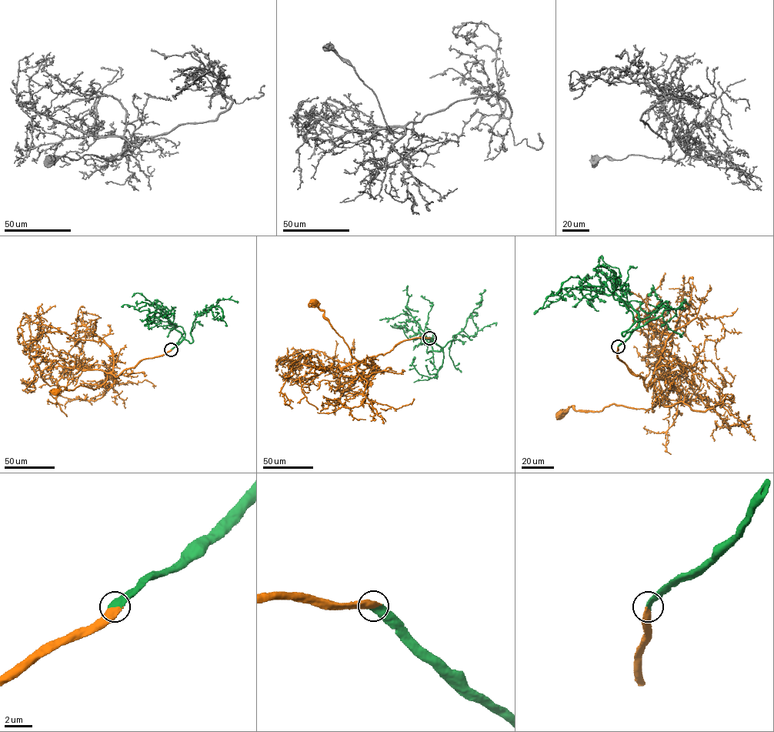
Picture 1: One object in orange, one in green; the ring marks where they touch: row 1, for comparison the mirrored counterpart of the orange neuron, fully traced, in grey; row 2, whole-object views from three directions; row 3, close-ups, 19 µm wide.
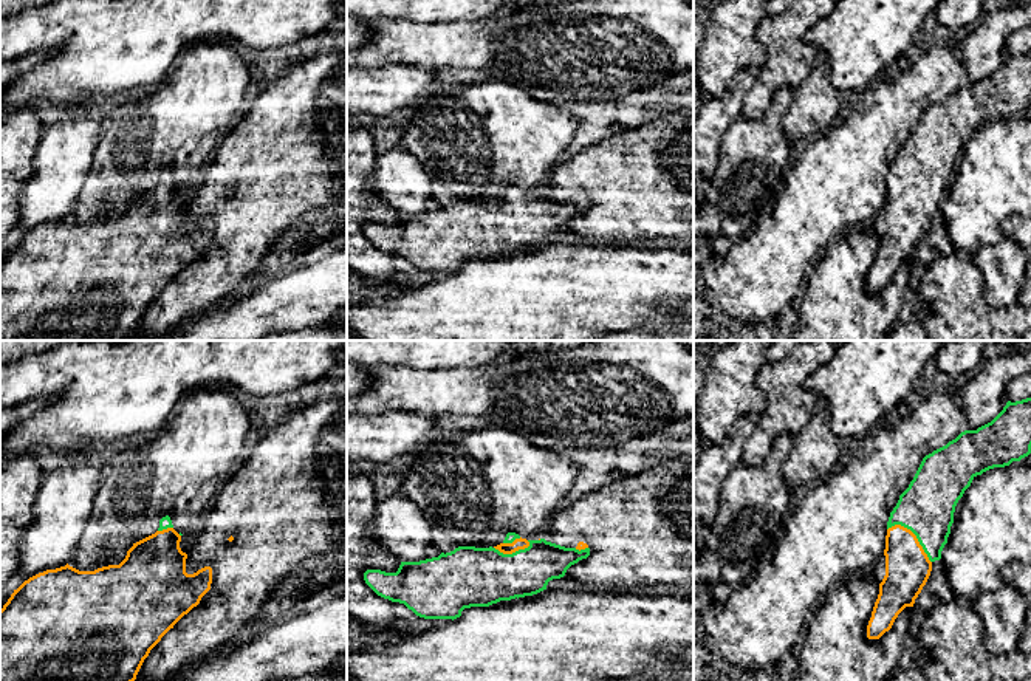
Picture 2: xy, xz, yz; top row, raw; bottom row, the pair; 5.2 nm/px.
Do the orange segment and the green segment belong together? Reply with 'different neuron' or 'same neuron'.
same neuron

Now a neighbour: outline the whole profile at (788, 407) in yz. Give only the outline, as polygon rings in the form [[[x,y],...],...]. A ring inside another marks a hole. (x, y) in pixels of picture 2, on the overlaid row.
[[[807,340],[785,359],[760,368],[757,387],[766,395],[766,407],[743,447],[743,464],[763,464],[777,436],[785,433],[794,438],[808,426],[817,395],[805,390],[803,381],[827,364],[836,348],[833,340]]]

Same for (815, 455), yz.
[[[817,398],[808,426],[793,438],[783,463],[783,475],[791,488],[810,488],[827,480],[842,457],[839,436],[833,432],[828,406]]]

